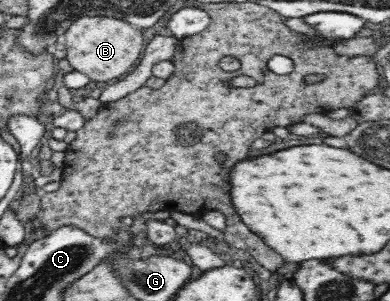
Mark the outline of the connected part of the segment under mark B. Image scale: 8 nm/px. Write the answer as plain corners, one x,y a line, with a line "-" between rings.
83,16
77,18
65,32
66,60
68,60
73,70
86,74
92,80
99,81
103,85
114,82
125,72
130,72
134,62
138,62
140,52
144,50
144,32
137,29
125,20
109,16

